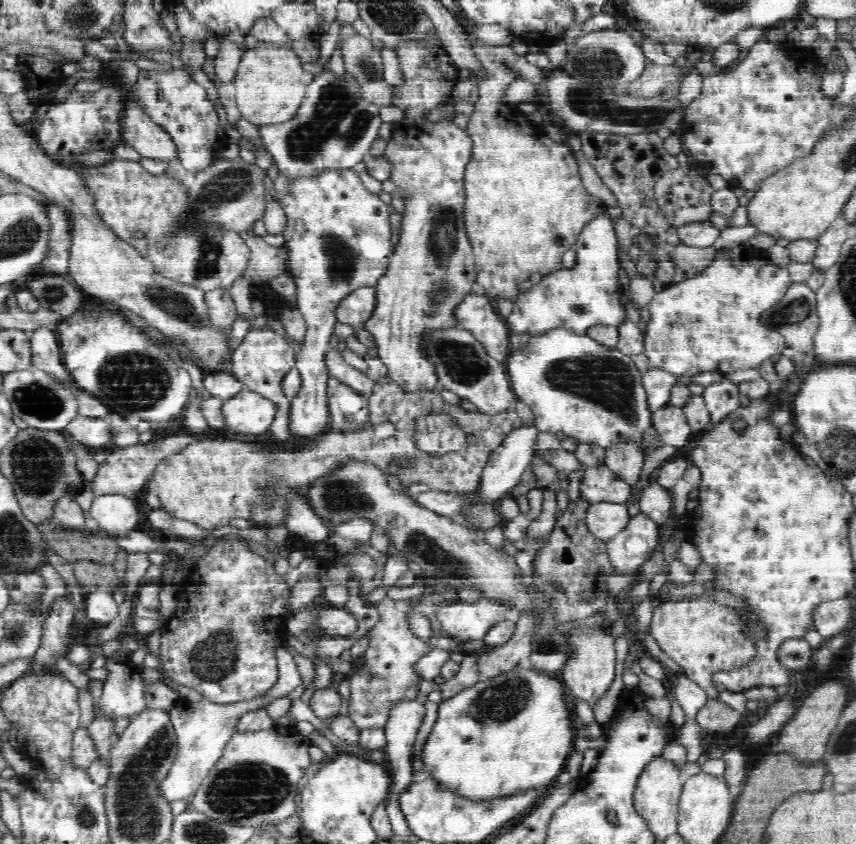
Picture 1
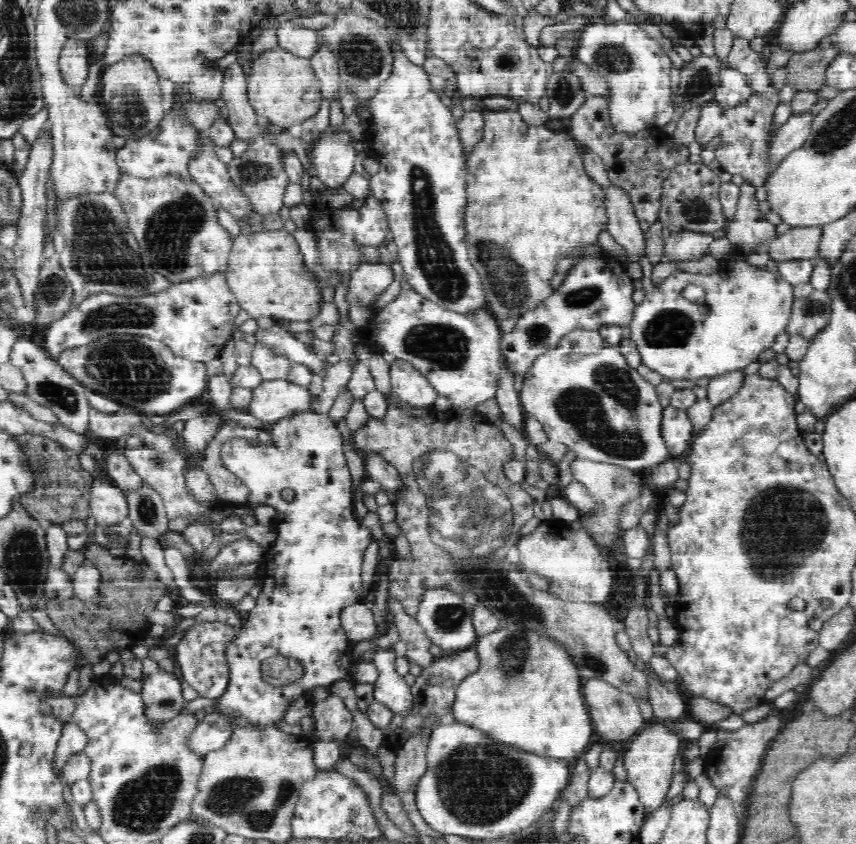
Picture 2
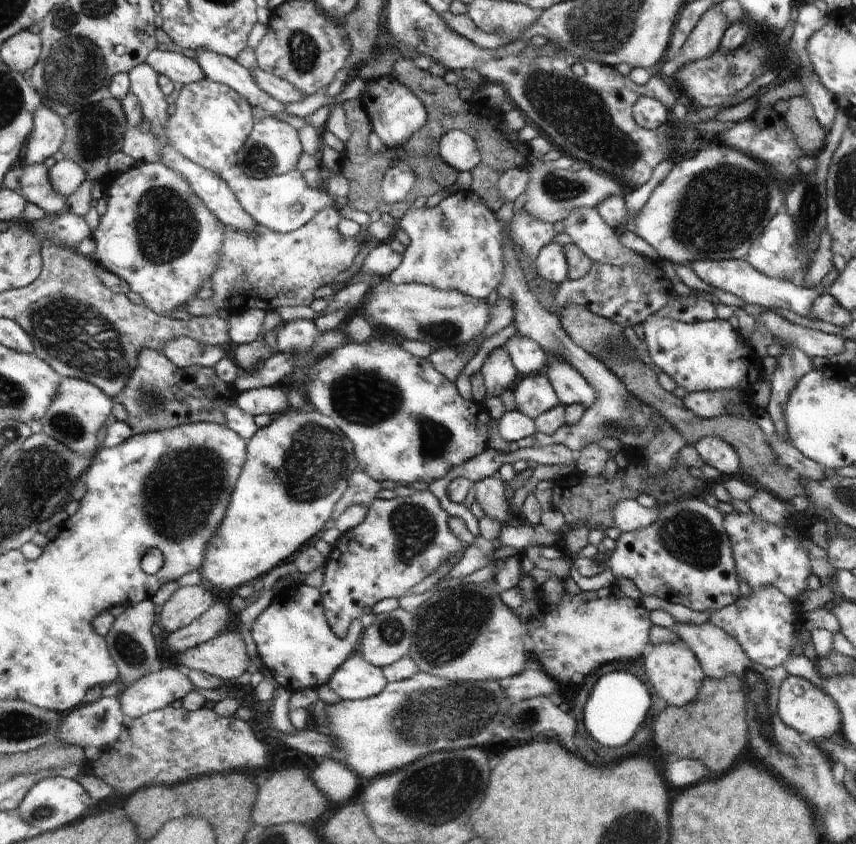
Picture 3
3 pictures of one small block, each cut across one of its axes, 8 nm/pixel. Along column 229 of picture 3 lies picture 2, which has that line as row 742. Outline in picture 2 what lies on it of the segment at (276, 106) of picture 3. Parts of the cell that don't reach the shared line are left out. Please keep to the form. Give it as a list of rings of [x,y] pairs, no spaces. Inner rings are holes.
[[[76,721],[64,723],[60,739],[58,740],[52,758],[51,769],[56,776],[60,776],[64,766],[72,755],[82,753],[86,746],[86,734]]]

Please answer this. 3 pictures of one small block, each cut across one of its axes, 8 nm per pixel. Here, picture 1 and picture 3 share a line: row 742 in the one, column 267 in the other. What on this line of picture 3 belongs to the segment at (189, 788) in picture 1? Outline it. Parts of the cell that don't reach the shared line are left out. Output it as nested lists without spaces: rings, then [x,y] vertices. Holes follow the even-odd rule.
[[[208,78],[188,84],[176,104],[176,112],[170,116],[166,132],[170,144],[176,152],[182,152],[182,156],[224,178],[244,211],[260,226],[280,234],[290,233],[309,224],[322,210],[338,207],[326,188],[309,186],[298,169],[262,179],[246,176],[238,170],[238,150],[252,133],[252,108],[248,100],[228,84]]]

